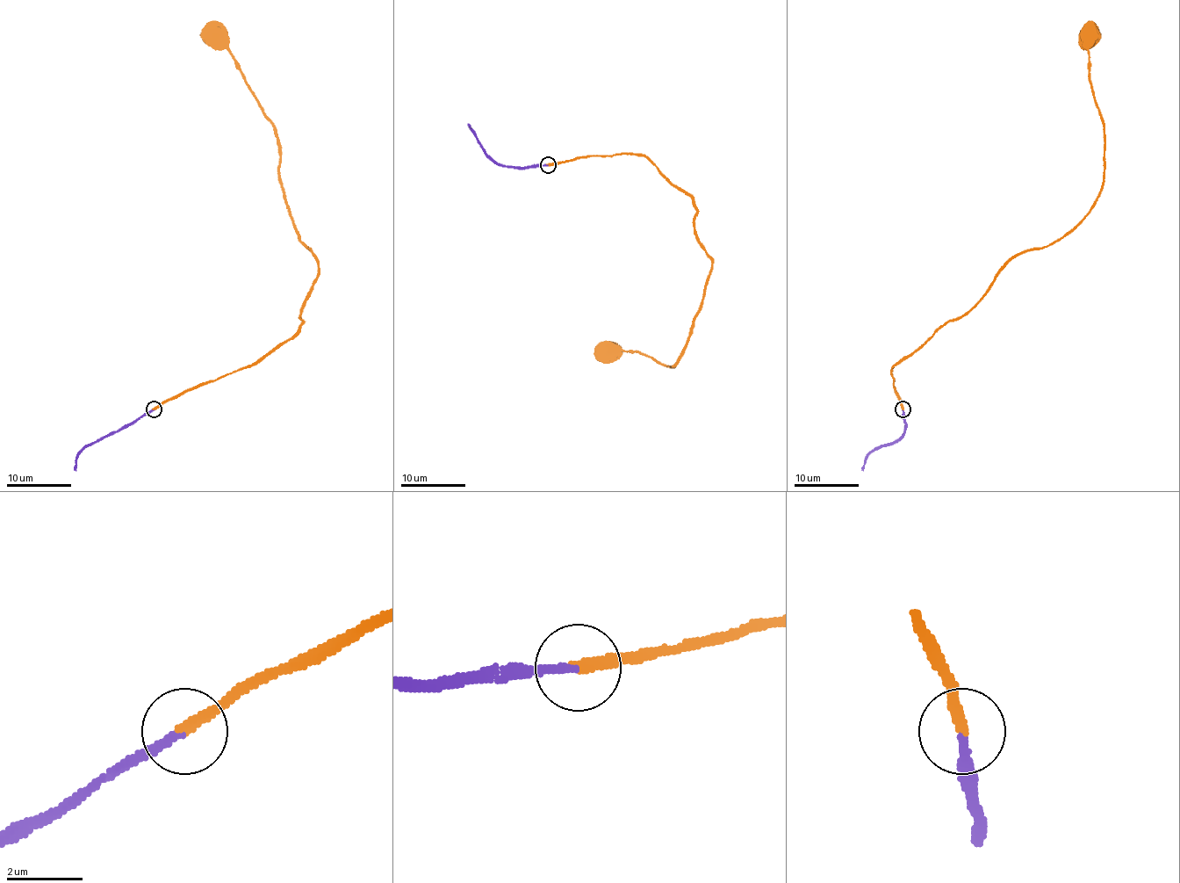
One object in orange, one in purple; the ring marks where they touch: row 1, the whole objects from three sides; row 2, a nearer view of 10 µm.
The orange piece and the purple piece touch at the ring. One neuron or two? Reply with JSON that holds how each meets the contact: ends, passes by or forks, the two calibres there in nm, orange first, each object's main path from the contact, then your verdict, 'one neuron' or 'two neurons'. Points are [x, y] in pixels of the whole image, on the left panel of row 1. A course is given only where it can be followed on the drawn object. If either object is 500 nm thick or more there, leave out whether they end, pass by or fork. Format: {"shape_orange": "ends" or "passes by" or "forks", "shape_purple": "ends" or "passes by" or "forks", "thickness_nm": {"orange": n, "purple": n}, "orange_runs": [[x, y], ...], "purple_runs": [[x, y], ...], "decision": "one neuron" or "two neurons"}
{"shape_orange": "ends", "shape_purple": "ends", "thickness_nm": {"orange": 280, "purple": 200}, "orange_runs": [[154, 408], [250, 366], [298, 331], [300, 307], [318, 271], [287, 212], [277, 127], [218, 39]], "purple_runs": [[154, 408], [92, 443], [77, 455], [75, 470]], "decision": "one neuron"}

